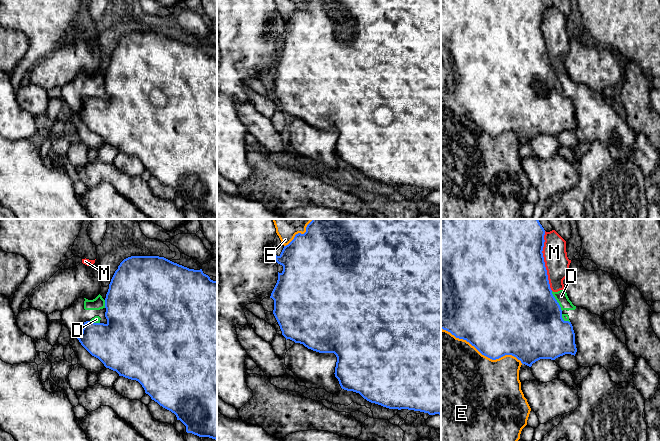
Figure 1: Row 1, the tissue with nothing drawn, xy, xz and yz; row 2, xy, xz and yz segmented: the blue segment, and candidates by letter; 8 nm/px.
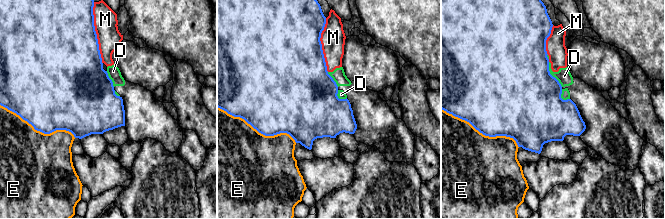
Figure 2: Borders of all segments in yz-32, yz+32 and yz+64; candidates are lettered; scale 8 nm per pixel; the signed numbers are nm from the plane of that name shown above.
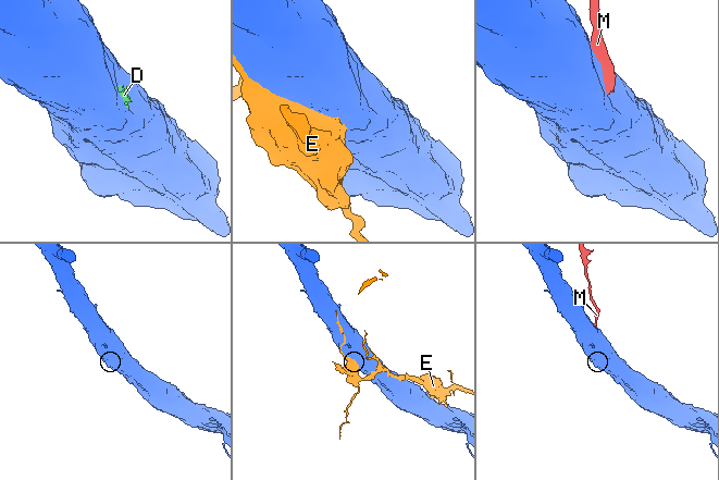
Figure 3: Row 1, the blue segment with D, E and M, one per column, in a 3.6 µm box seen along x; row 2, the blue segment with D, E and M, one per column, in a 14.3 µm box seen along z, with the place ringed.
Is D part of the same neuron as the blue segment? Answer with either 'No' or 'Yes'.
No

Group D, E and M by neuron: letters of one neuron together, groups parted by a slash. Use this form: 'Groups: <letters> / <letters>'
Groups: D M / E

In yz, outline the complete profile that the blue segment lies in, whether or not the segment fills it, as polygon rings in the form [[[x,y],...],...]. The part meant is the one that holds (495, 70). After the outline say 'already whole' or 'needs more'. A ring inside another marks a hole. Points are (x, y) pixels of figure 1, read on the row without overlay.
[[[441,0],[441,105],[466,116],[482,131],[496,136],[512,131],[529,143],[540,135],[551,135],[577,128],[571,98],[564,97],[562,86],[552,70],[543,33],[545,6],[541,0]]]; already whole

